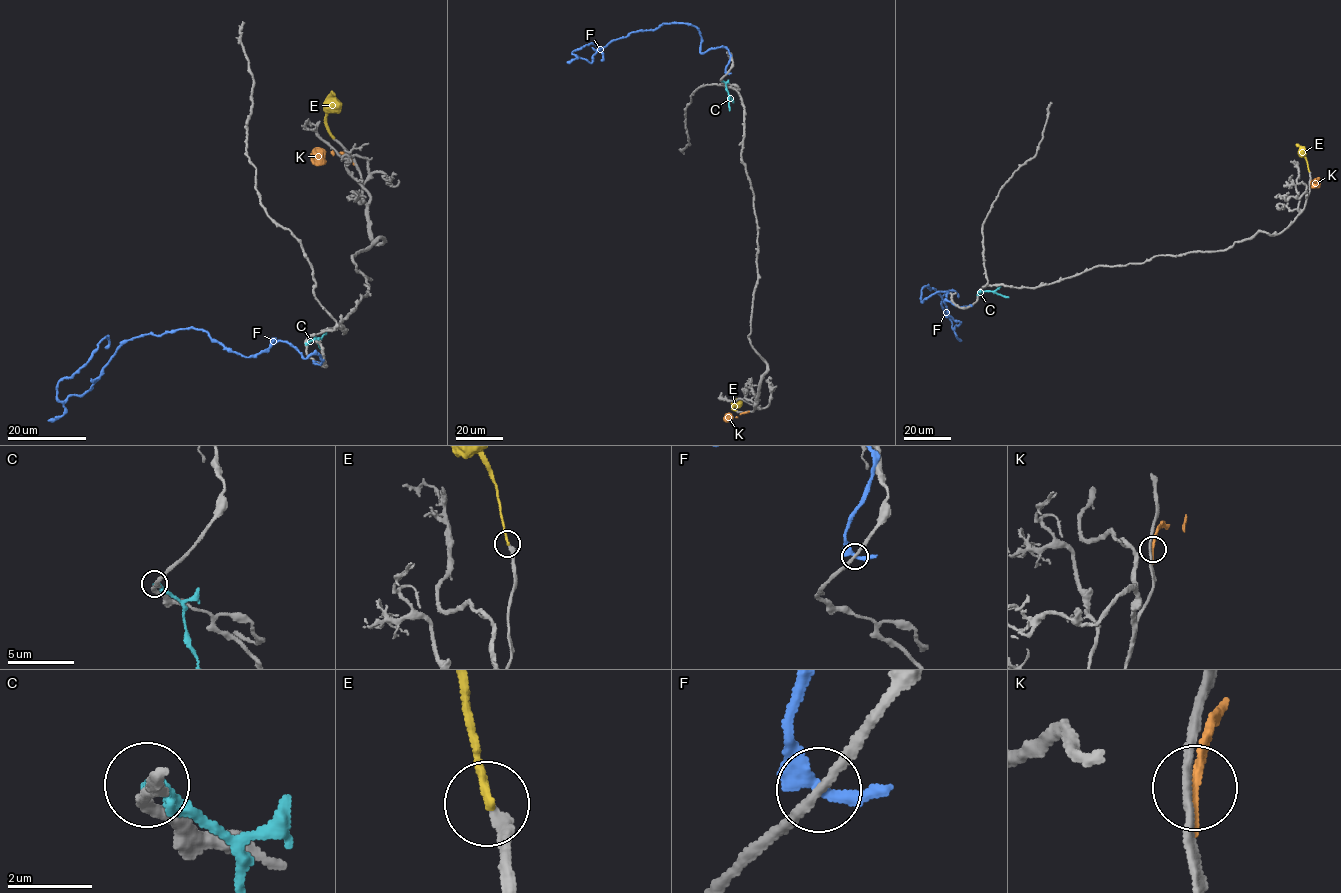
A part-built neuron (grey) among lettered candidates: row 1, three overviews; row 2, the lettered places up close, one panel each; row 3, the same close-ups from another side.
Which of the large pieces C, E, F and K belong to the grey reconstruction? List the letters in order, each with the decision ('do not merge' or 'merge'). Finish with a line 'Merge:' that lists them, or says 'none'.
C: do not merge
E: do not merge
F: do not merge
K: do not merge
Merge: none

